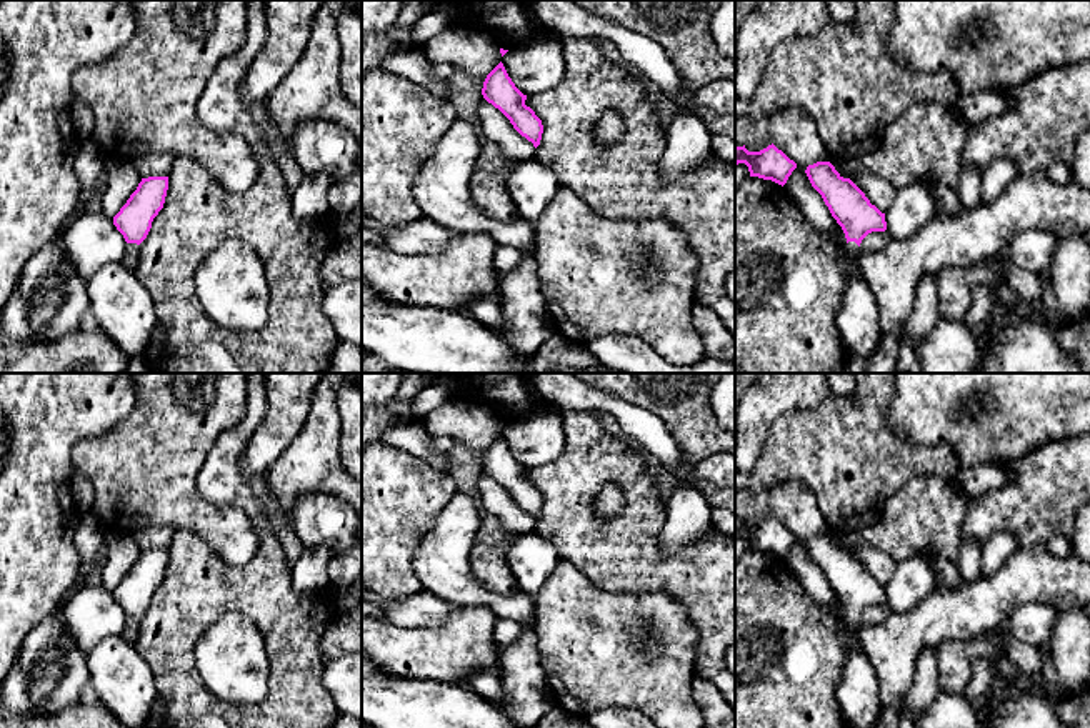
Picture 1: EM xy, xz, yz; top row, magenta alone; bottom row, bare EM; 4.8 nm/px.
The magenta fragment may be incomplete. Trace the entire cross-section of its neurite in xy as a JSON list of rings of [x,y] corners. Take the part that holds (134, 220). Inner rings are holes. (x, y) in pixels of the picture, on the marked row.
[[[168,177],[142,178],[137,190],[113,217],[113,225],[127,242],[122,263],[135,272],[138,263],[138,245],[147,238],[153,218],[163,208],[168,190]]]

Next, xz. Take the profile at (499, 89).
[[[502,62],[487,75],[482,95],[498,108],[513,128],[532,142],[535,148],[540,145],[543,133],[542,120],[525,105],[527,95],[515,87]]]

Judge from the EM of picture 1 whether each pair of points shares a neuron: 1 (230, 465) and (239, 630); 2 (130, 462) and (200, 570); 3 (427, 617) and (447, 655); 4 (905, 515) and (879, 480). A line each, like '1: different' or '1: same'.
1: different
2: different
3: different
4: different

